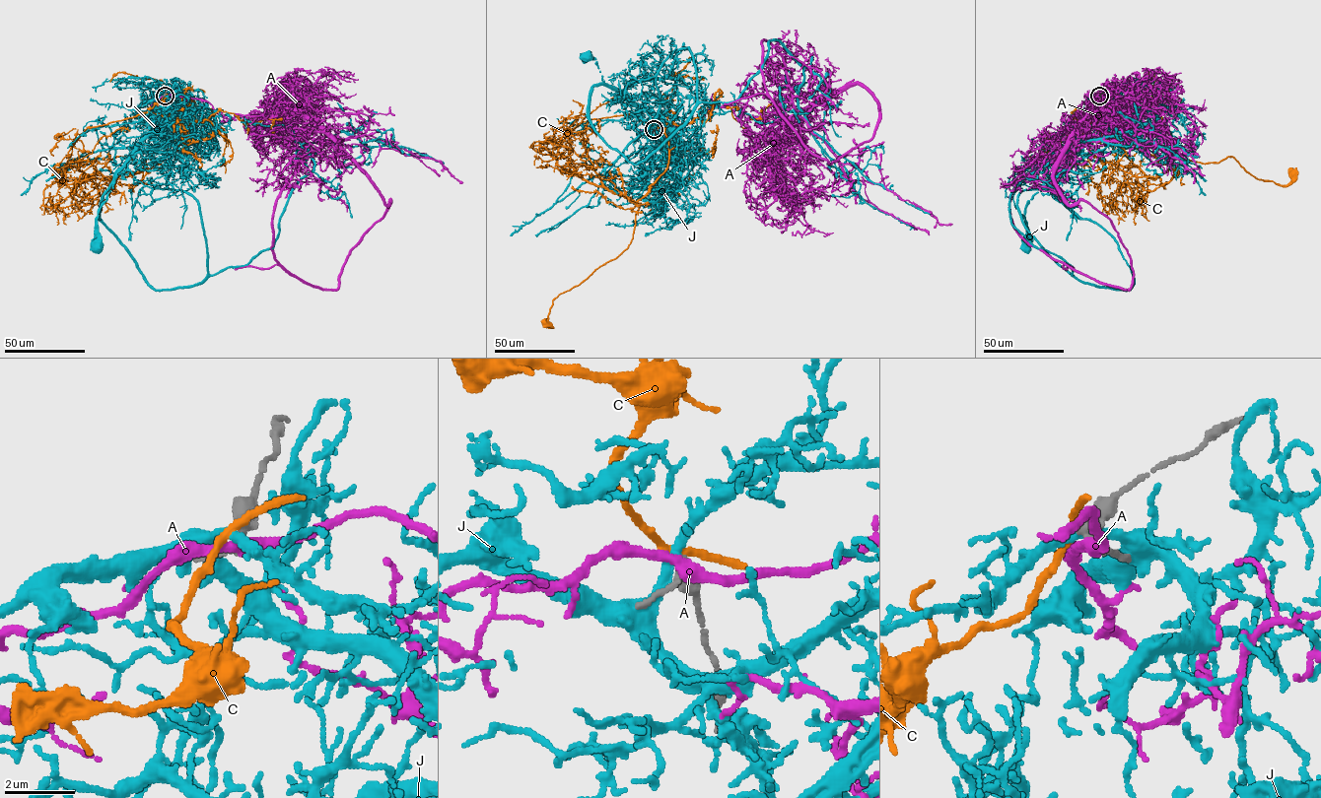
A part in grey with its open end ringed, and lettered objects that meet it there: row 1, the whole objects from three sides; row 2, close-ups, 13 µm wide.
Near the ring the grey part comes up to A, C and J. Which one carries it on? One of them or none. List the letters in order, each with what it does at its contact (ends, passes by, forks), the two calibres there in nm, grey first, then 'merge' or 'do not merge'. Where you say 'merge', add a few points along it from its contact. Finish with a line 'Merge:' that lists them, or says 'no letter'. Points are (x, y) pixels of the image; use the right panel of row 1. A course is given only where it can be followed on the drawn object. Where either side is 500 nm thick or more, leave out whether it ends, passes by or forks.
A: it passes by; calibres 200 and 340 nm; do not merge
C: it passes by; calibres 320 and 200 nm; do not merge
J: it passes by; calibres 280 and 280 nm; do not merge
Merge: no letter

